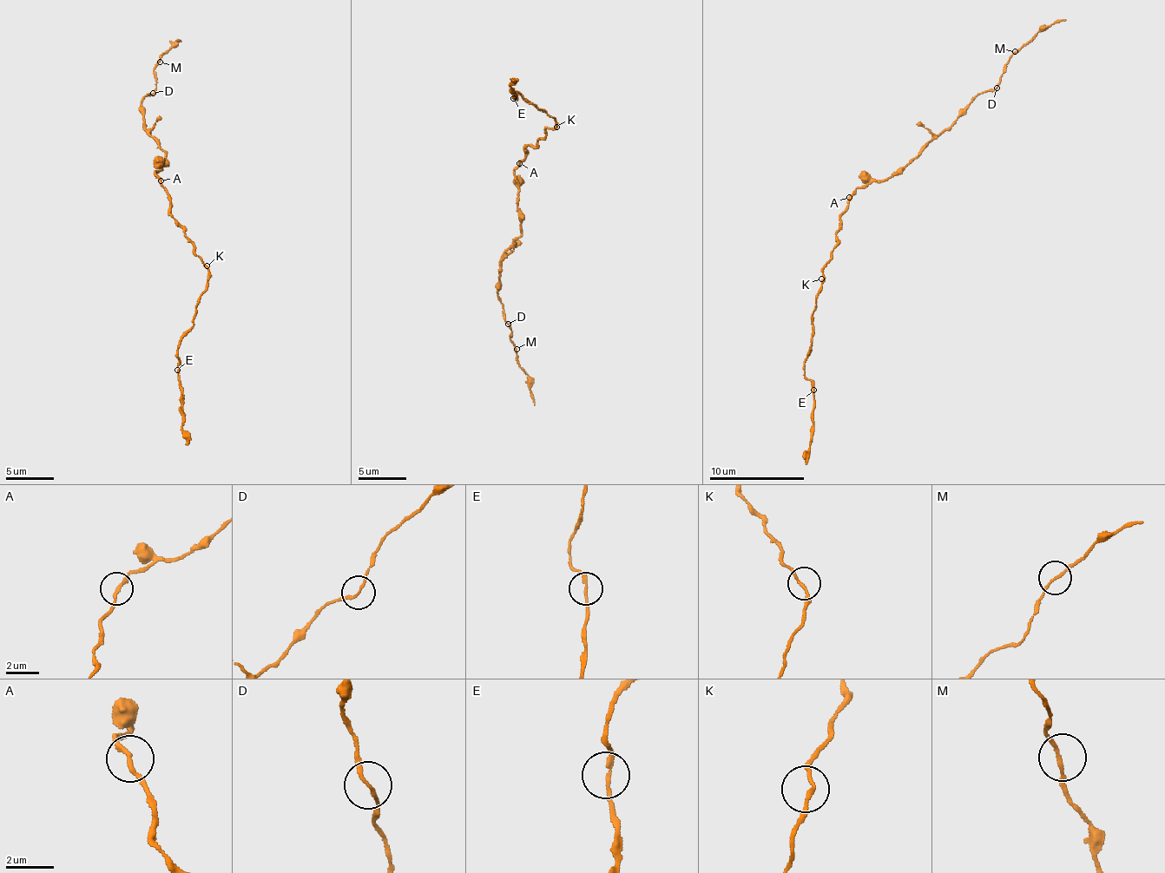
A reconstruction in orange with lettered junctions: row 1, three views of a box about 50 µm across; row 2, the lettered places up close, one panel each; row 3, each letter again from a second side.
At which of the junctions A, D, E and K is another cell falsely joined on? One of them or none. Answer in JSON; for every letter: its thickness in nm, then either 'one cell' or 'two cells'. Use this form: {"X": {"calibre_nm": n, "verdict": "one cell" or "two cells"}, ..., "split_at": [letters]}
{"A": {"calibre_nm": 180, "verdict": "one cell"}, "D": {"calibre_nm": 140, "verdict": "one cell"}, "E": {"calibre_nm": 150, "verdict": "one cell"}, "K": {"calibre_nm": 140, "verdict": "one cell"}, "split_at": []}

